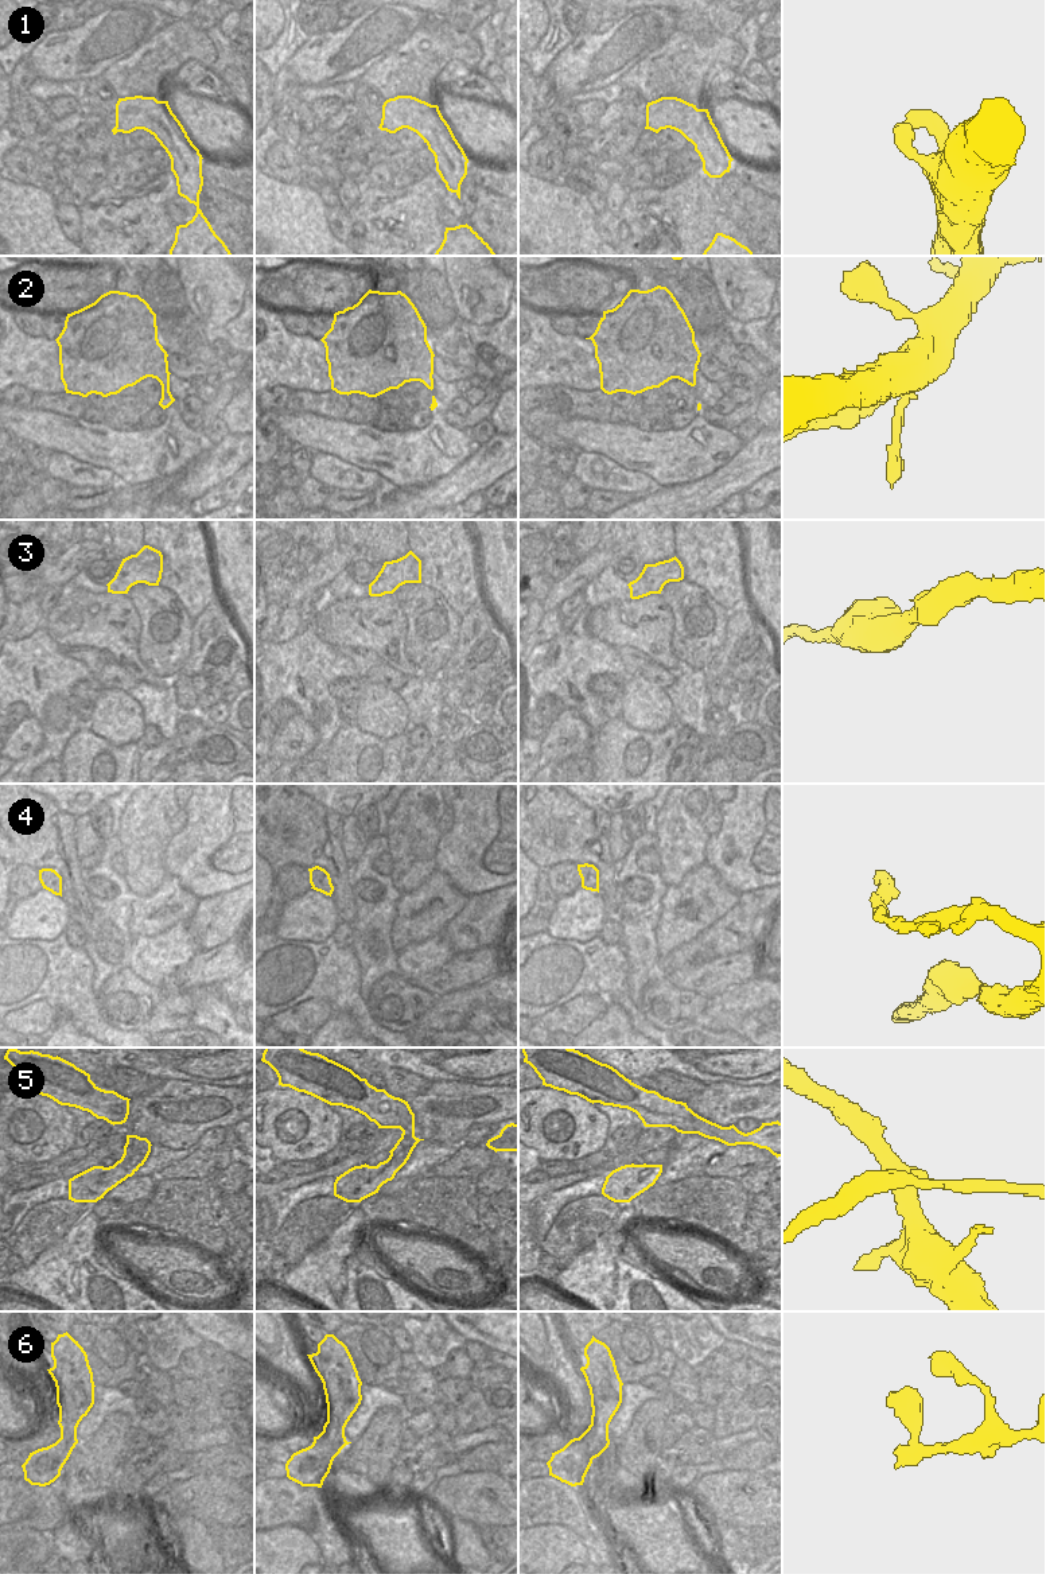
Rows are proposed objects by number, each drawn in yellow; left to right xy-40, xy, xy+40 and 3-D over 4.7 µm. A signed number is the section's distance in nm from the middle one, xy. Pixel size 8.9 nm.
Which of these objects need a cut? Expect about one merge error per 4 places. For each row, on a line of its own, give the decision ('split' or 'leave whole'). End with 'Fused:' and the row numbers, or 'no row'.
1: leave whole
2: leave whole
3: leave whole
4: leave whole
5: split
6: leave whole
Fused: 5

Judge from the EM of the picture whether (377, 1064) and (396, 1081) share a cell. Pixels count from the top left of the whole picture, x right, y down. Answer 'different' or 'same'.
different

